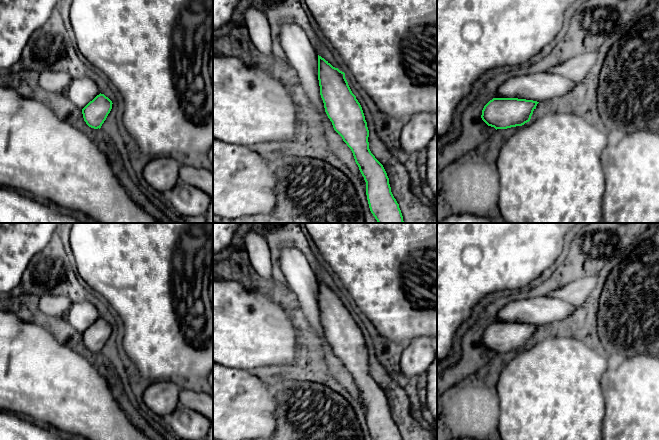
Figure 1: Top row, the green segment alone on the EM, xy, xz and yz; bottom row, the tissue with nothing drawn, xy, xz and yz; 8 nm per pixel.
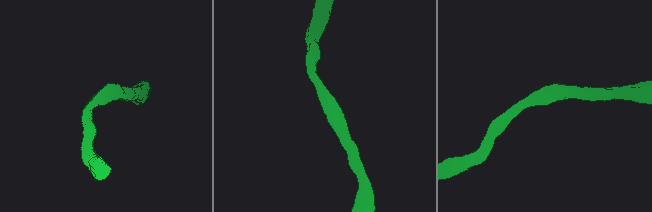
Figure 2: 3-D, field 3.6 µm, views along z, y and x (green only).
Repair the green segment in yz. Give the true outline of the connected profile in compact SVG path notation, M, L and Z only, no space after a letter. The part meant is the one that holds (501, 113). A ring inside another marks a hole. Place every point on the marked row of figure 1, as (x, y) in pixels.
M493 98L484 106L481 118L496 130L522 126L530 121L538 103L518 98Z

